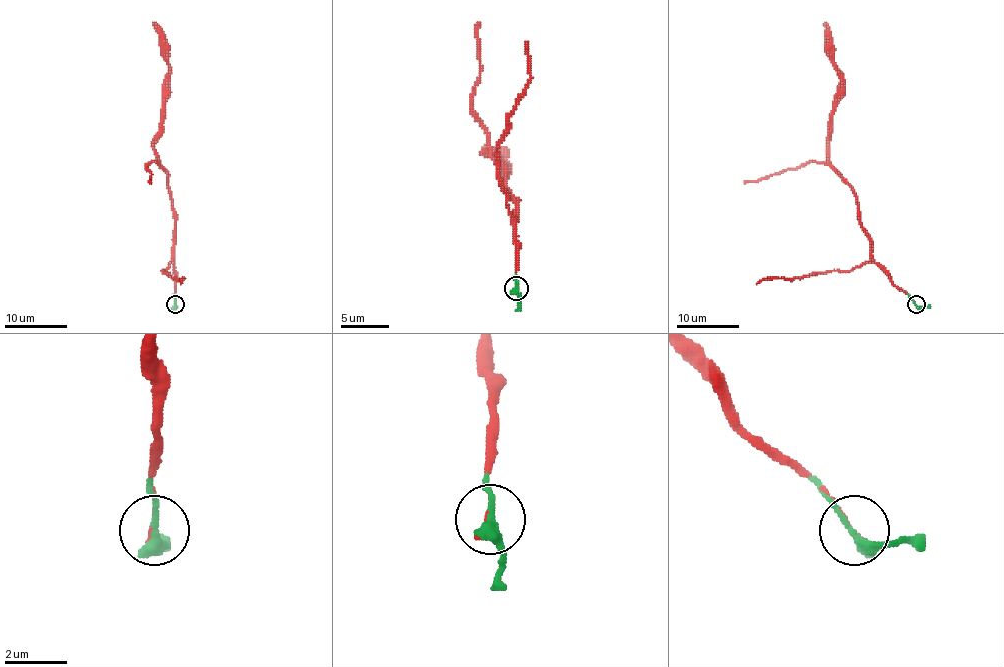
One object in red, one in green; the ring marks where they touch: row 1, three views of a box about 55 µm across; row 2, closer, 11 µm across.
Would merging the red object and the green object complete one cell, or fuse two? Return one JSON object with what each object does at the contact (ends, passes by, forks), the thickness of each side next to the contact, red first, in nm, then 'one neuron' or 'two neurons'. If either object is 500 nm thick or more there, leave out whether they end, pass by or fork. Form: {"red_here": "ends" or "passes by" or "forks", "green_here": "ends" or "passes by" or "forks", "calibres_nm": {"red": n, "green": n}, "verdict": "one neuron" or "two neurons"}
{"red_here": "ends", "green_here": "passes by", "calibres_nm": {"red": 120, "green": 280}, "verdict": "two neurons"}

